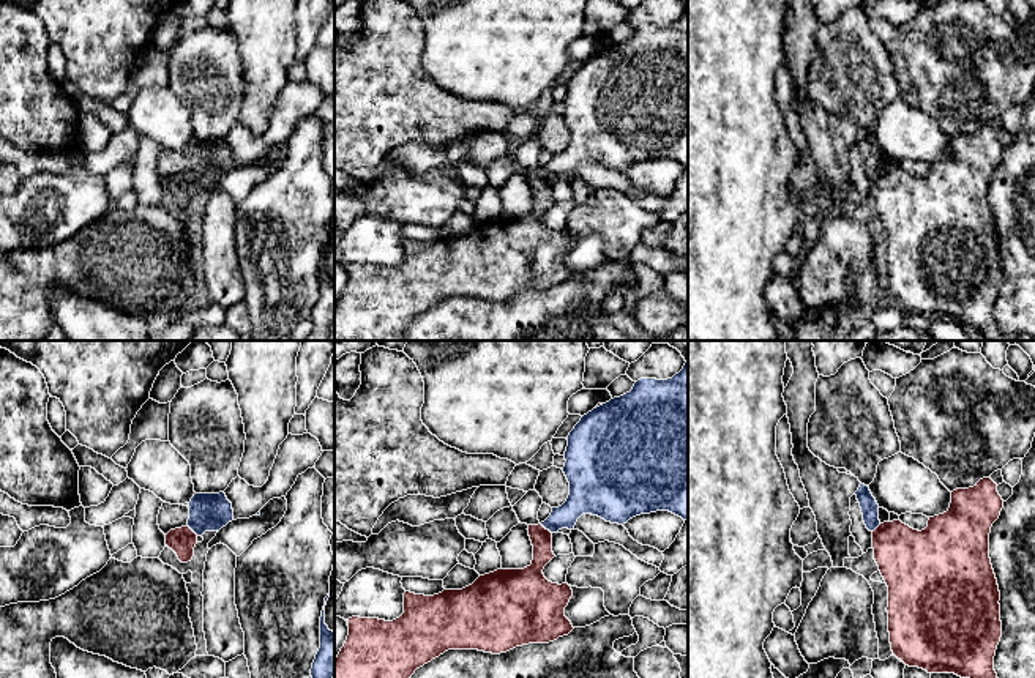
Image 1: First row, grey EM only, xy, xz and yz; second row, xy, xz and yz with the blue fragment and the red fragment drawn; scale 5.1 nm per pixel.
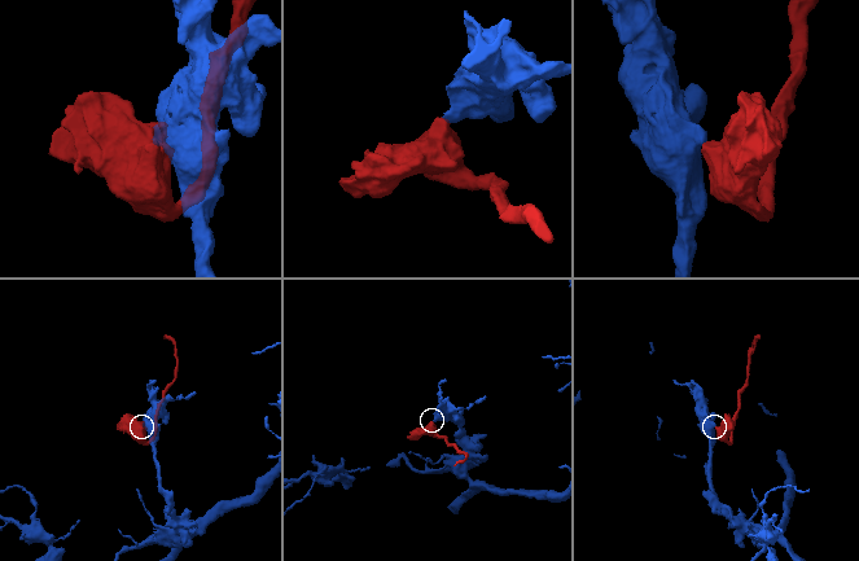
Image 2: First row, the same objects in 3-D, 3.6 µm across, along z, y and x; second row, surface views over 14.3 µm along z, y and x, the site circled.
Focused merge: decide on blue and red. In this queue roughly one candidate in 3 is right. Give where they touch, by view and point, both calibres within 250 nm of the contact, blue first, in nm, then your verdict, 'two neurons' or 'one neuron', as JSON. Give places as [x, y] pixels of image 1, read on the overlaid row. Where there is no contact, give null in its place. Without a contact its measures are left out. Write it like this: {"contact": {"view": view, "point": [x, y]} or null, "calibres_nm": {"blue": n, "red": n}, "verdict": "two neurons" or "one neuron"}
{"contact": {"view": "xz", "point": [546, 528]}, "calibres_nm": {"blue": 160, "red": 110}, "verdict": "two neurons"}

